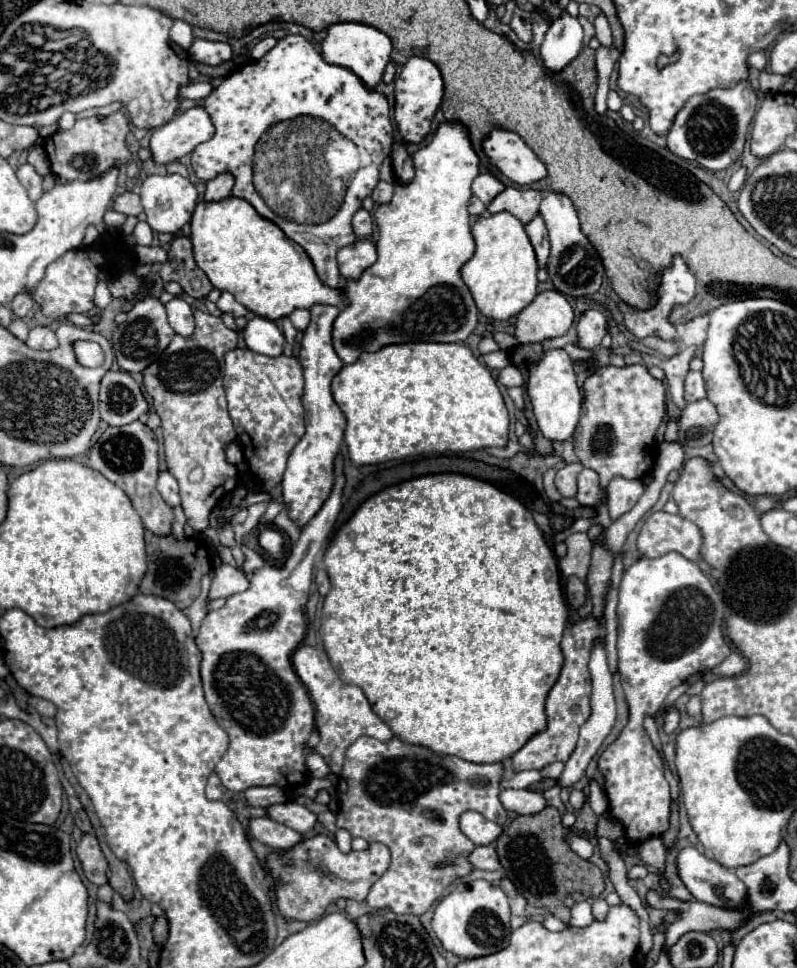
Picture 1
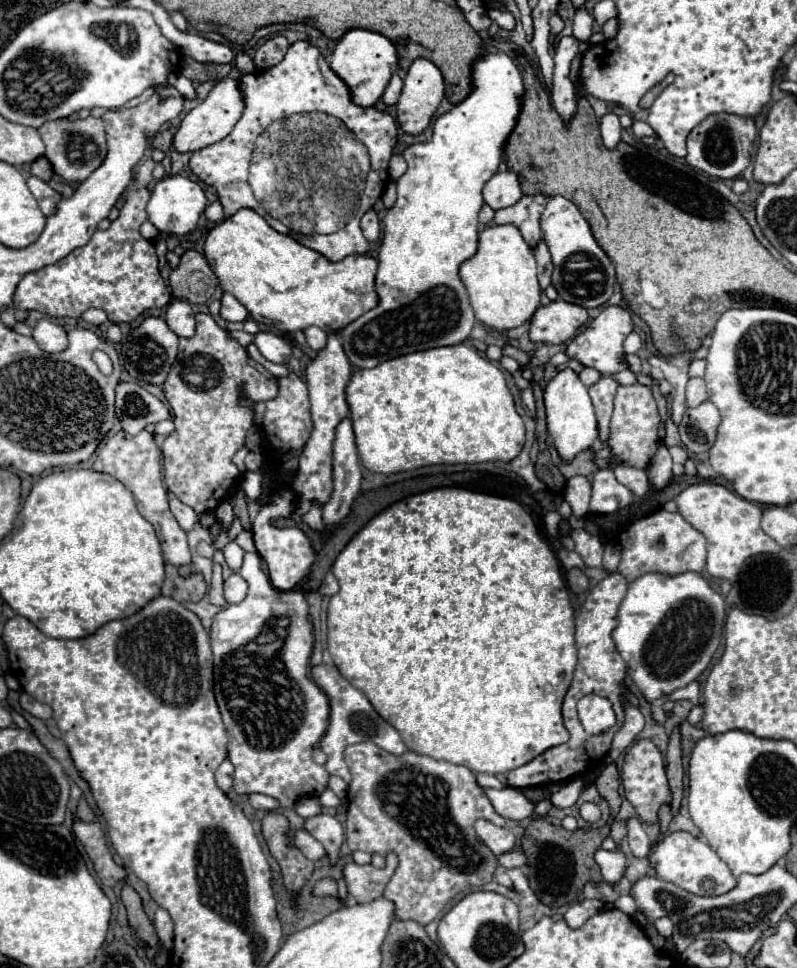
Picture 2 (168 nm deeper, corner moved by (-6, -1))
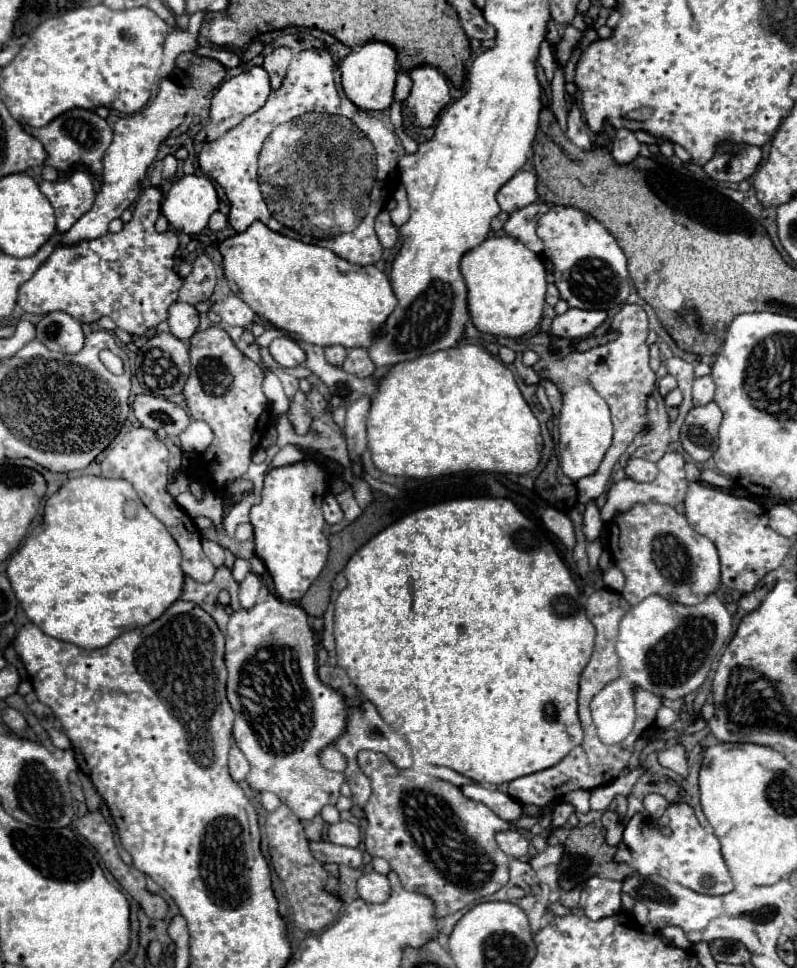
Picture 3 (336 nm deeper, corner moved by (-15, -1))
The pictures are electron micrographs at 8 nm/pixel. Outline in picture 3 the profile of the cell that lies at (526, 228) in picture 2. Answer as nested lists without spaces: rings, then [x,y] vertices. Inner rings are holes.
[[[544,202],[528,204],[528,206],[524,206],[524,208],[520,208],[520,210],[510,214],[508,222],[504,224],[504,232],[508,236],[520,240],[534,254],[546,256],[546,246],[544,246],[544,242],[536,234],[536,224],[538,224],[540,216],[544,216],[548,210],[550,210],[550,206],[544,204]]]

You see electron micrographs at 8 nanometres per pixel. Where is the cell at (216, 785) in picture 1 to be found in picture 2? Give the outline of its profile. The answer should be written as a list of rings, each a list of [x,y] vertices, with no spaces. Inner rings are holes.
[[[225,760],[219,768],[217,768],[217,786],[223,790],[223,792],[229,792],[231,788],[231,782],[233,782],[233,764],[229,760]]]

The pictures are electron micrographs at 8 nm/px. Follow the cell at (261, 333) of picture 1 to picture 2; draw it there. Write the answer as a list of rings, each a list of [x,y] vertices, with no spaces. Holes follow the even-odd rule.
[[[259,332],[255,336],[255,346],[263,354],[263,358],[275,364],[285,364],[291,356],[291,346],[273,332]]]

